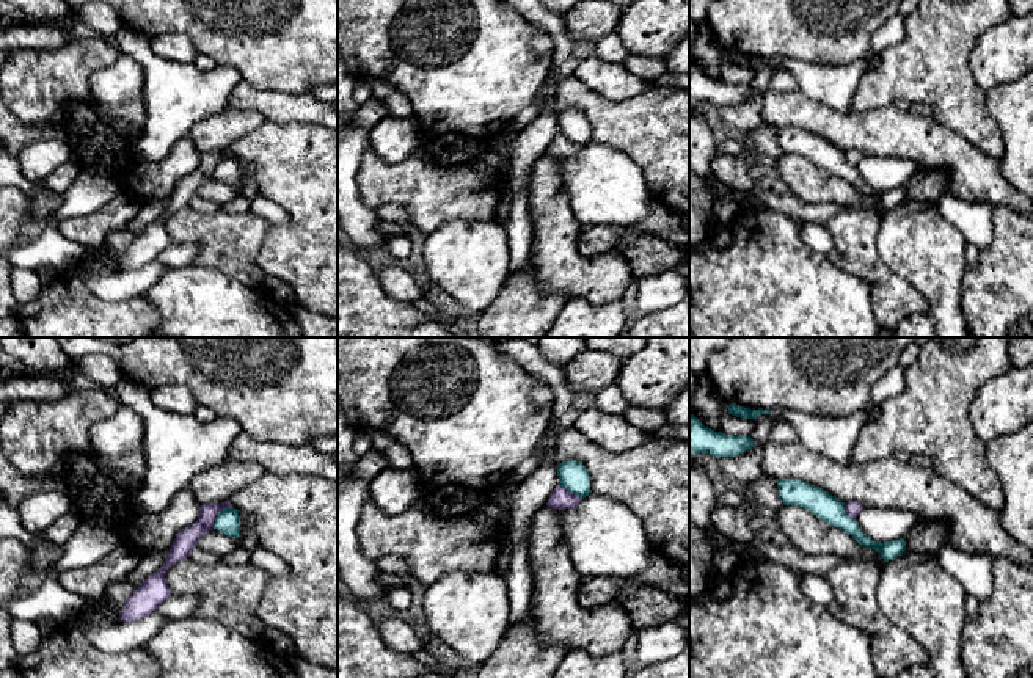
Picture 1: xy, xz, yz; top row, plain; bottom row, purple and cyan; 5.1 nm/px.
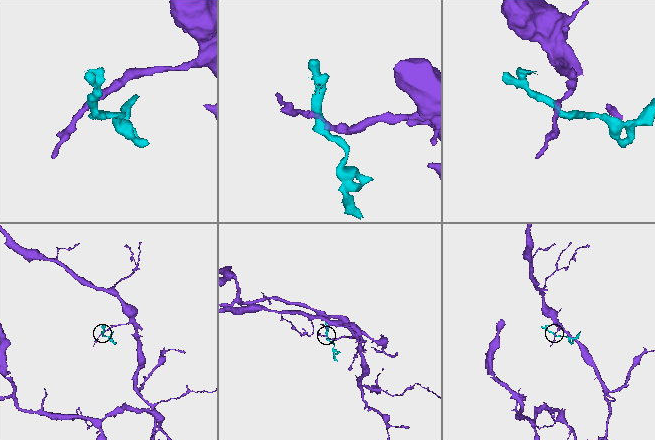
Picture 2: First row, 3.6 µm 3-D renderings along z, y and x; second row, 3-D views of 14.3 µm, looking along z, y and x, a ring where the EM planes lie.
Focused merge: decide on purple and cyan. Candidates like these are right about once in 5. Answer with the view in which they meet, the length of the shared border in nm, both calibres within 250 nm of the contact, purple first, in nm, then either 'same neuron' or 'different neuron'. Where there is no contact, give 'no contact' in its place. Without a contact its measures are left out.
meets purple in xy; contact 160 nm long; 110 nm thick on the purple side, 130 nm on the other; different neuron

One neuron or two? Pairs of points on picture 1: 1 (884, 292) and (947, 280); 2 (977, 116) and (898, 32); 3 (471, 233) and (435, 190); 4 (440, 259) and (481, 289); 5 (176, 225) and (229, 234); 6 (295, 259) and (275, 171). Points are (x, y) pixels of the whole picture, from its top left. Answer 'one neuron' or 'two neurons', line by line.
1: two neurons
2: two neurons
3: two neurons
4: one neuron
5: one neuron
6: one neuron

